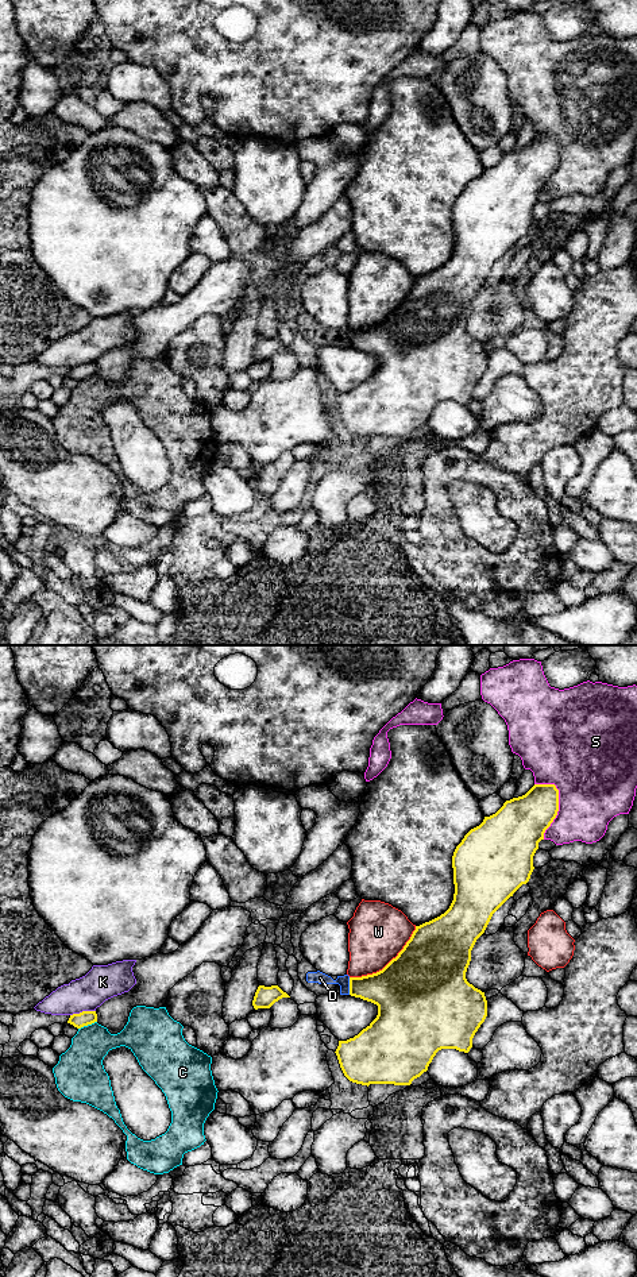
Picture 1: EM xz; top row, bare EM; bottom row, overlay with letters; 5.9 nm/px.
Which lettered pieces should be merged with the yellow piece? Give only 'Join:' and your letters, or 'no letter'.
Join: no letter

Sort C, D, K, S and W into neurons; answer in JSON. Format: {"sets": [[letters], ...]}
{"sets": [["C"], ["D"], ["K"], ["S"], ["W"]]}

